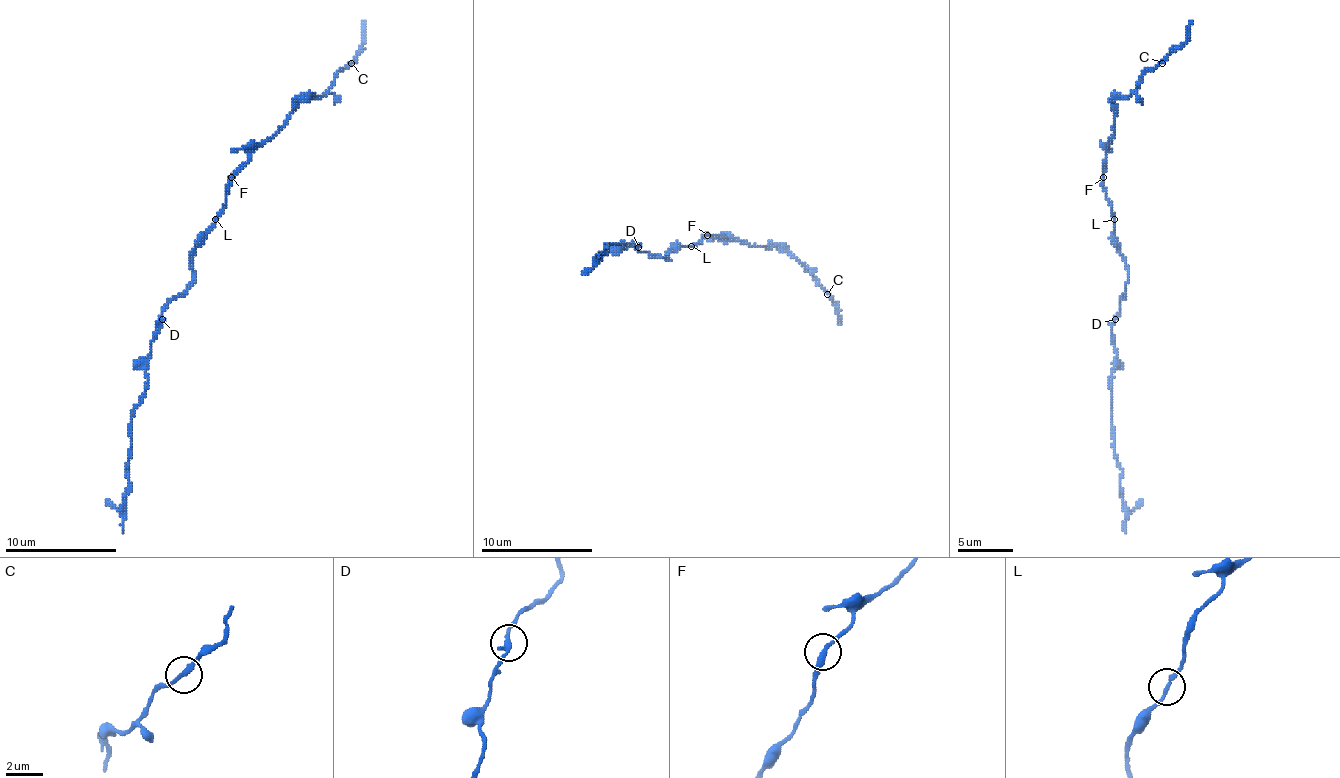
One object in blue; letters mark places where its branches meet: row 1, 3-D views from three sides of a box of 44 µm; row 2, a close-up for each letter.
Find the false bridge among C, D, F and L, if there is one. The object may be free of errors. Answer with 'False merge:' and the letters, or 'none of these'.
False merge: none of these

